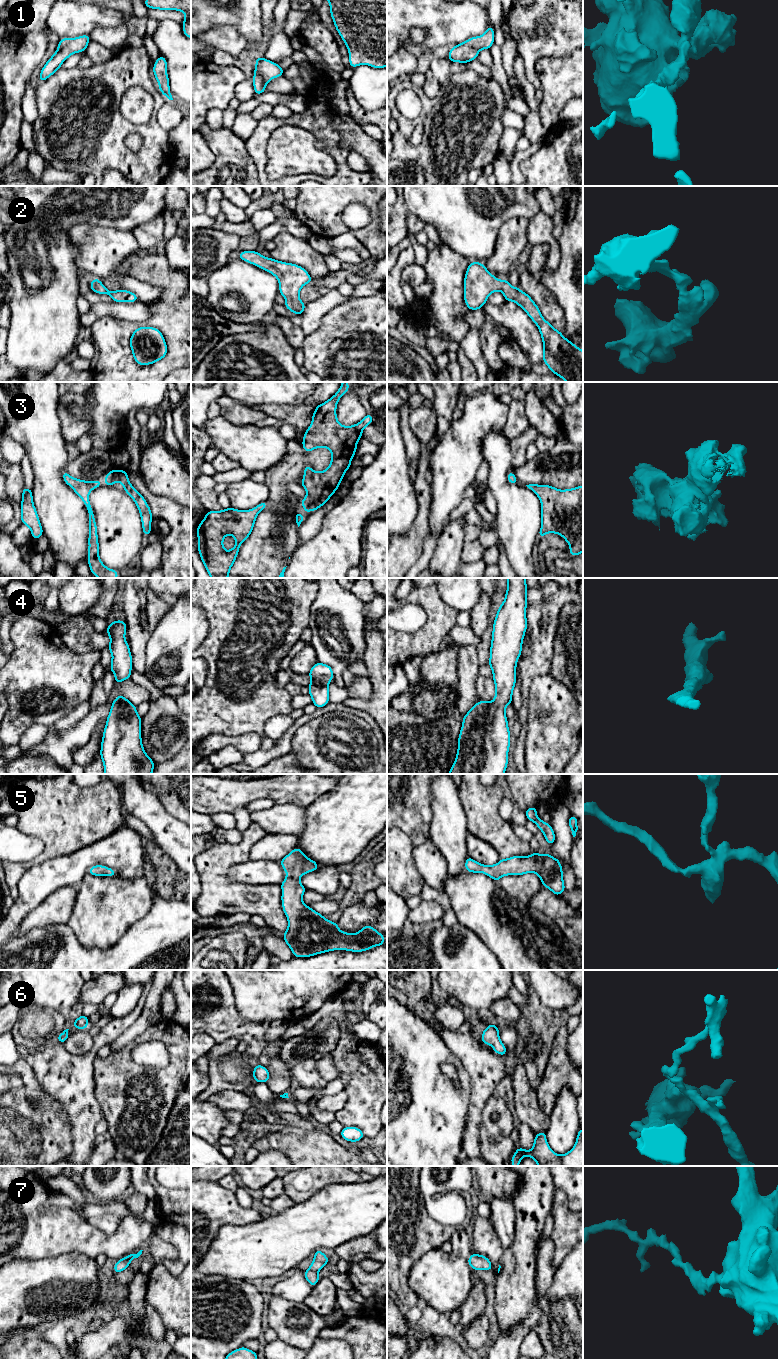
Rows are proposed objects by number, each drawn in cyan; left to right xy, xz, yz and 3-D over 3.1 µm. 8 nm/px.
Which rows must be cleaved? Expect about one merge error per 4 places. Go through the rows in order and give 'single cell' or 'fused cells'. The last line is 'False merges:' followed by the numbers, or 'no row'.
1: single cell
2: single cell
3: single cell
4: single cell
5: single cell
6: single cell
7: single cell
False merges: no row

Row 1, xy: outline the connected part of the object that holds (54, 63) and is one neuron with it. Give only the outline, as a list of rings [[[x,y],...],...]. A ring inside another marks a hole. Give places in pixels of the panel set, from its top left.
[[[87,34],[76,38],[60,39],[58,49],[42,68],[39,81],[45,81],[53,75],[61,67],[62,63],[73,53],[85,51],[89,42],[90,37]]]

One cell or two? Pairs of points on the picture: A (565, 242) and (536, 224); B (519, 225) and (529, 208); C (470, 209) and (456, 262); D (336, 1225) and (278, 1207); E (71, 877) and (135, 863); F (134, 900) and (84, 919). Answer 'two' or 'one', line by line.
A: two
B: two
C: two
D: two
E: one
F: one

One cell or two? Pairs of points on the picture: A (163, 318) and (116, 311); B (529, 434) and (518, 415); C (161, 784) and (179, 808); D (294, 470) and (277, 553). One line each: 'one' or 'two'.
A: two
B: two
C: one
D: one

